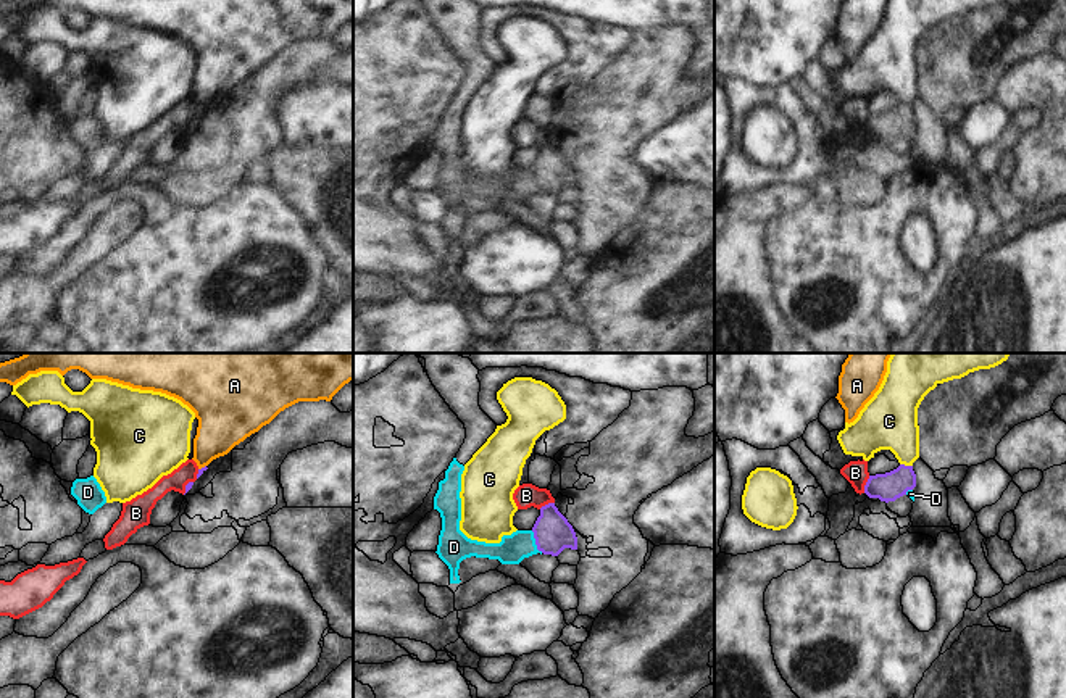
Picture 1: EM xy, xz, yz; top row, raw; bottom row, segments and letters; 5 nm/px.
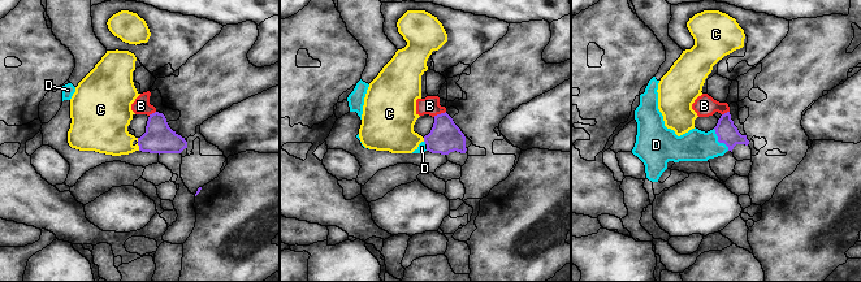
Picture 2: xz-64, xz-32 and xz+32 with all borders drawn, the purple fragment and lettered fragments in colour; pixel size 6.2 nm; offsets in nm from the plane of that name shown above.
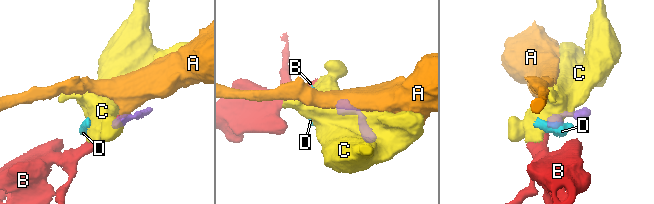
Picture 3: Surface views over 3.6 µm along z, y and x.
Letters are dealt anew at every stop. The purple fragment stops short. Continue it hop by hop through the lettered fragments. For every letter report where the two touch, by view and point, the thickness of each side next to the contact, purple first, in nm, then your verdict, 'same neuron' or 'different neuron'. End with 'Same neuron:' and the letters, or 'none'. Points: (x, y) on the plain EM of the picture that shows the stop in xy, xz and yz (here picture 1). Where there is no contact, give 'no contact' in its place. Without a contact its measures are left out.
A: xy (202, 107) | 30/260 nm | different neuron
B: yz (866, 123) | 140/110 nm | different neuron
C: yz (907, 105) | 140/280 nm | different neuron
D: xz (536, 181) | 190/150 nm | same neuron
Same neuron: D

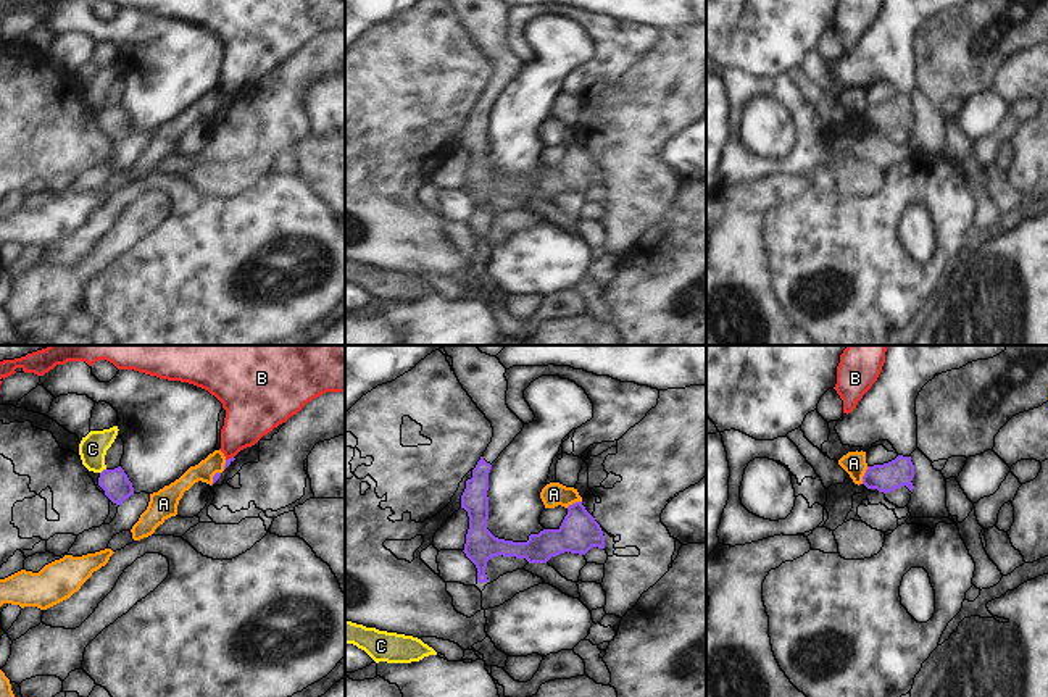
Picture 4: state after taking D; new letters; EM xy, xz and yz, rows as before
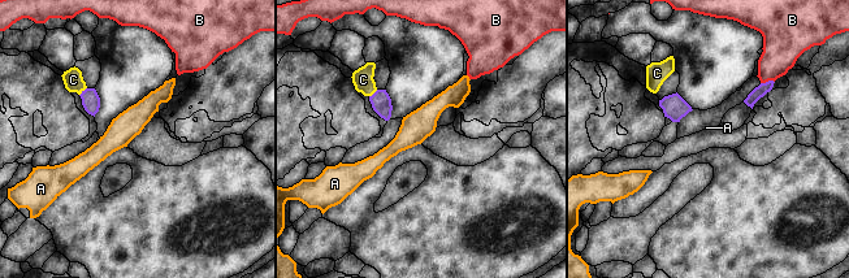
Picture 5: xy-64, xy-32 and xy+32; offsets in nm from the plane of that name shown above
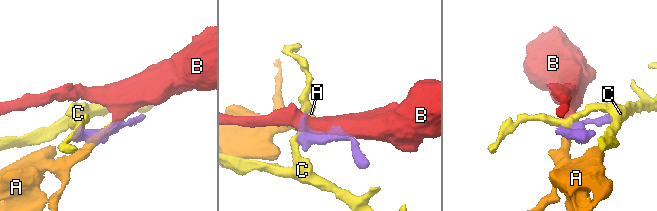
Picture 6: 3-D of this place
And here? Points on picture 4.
A: yz (865, 113) | 140/110 nm | different neuron
B: xy (229, 97) | 30/260 nm | different neuron
C: xy (102, 110) | 140/140 nm | different neuron
Same neuron: none

